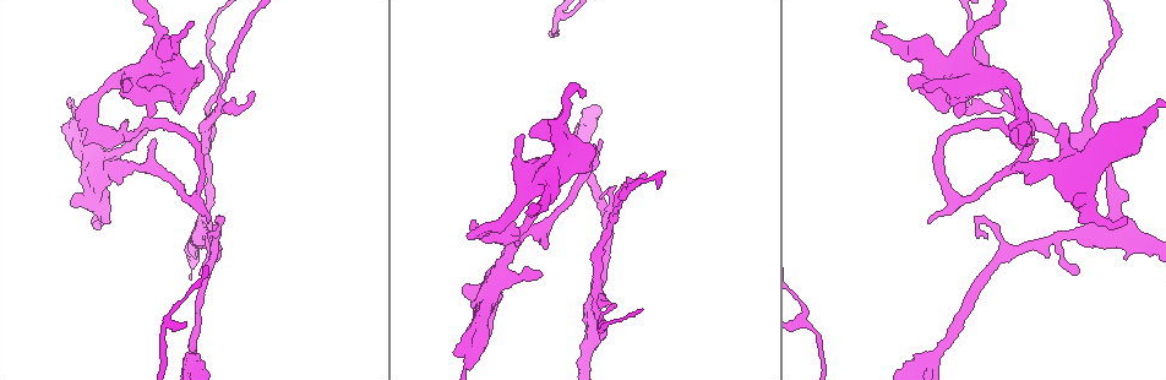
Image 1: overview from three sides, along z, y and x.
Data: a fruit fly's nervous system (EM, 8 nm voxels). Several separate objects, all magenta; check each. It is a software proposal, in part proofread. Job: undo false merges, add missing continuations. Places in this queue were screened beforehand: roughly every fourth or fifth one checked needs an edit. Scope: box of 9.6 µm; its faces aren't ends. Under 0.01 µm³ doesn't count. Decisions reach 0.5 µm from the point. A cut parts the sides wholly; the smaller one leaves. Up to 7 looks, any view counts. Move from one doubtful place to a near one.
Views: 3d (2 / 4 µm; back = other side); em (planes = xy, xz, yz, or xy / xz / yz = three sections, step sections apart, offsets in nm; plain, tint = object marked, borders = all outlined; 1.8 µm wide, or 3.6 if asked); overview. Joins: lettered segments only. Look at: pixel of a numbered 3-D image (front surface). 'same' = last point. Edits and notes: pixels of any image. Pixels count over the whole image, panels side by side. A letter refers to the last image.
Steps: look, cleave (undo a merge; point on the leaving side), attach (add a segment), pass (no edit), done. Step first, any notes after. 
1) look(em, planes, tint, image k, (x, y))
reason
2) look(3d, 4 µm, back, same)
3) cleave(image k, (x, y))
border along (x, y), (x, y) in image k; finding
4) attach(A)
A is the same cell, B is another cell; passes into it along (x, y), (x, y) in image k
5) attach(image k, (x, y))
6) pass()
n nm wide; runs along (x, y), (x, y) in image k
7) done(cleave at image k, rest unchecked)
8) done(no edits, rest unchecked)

look(3d, 4 µm, back, image 1, (466, 358))
thick turns thin

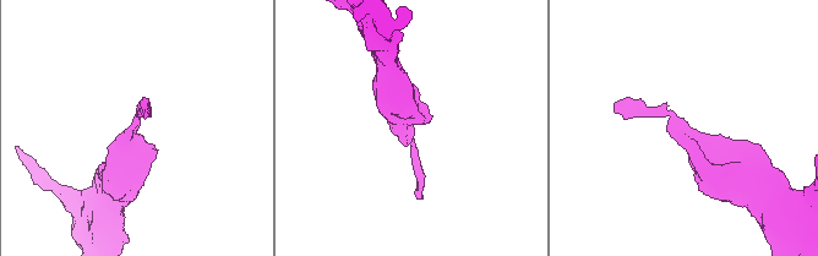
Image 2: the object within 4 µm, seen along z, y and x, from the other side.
look(em, planes, tint, image 2, (134, 130))
shape alone is not enough

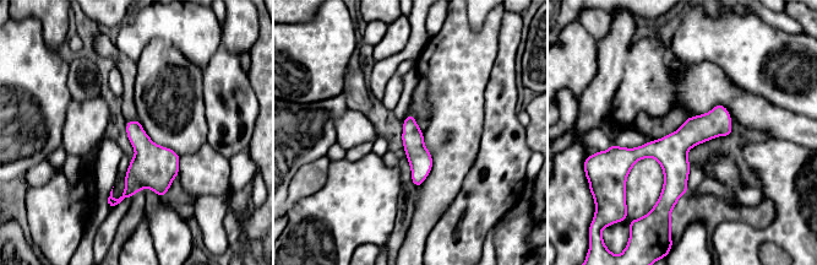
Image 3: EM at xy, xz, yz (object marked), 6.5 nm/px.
look(em, planes, borders, same)
what lies round it

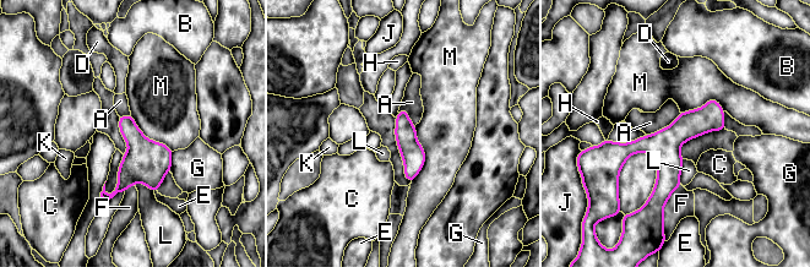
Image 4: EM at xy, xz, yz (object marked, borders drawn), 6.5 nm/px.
pass()
150 nm wide; A, B, C, D, E, F, G, H, J, K, L and M are other cells; all the same neuron

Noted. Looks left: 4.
look(3d, 2 µm, image 1, (610, 223))
calibre changes

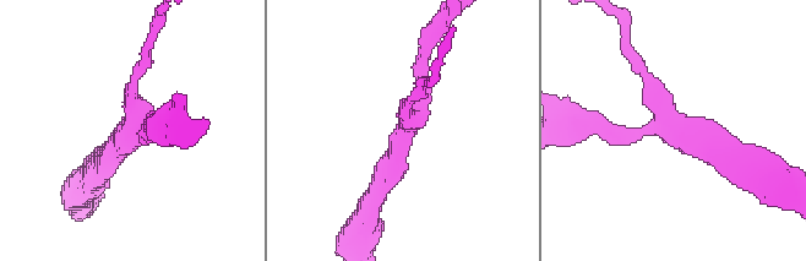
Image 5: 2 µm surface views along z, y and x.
look(em, planes, tint, image 5, (134, 124))
3 arms

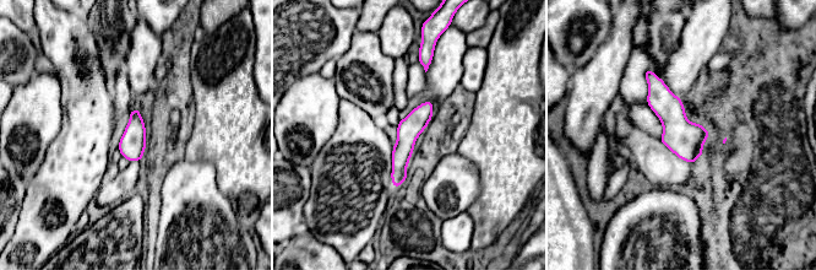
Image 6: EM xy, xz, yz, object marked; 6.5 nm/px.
look(em, planes, borders, same)
see the neighbours

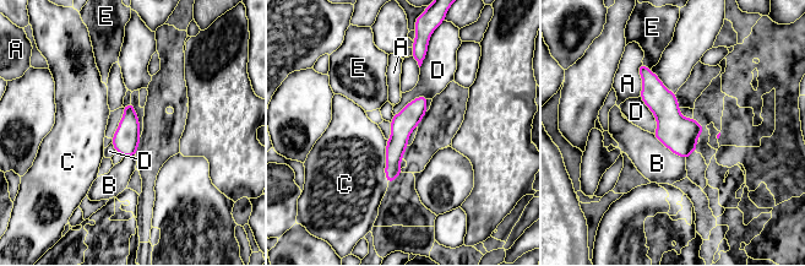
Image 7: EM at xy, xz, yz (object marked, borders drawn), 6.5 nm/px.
pass()
A, B, C, D and E are other cells; continuous, no second neuron

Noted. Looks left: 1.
look(em, xy, step 8, borders, image 1, (928, 360))
calibre changes

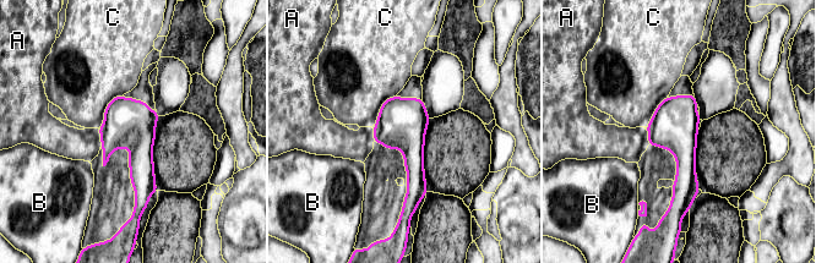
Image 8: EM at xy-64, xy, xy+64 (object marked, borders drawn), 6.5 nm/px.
pass()
320 nm wide; A, B and C are other cells; border along (121, 94), (109, 102), (98, 129) in image 8; continuous, no second neuron

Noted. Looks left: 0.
done(no edits, rest unchecked)

